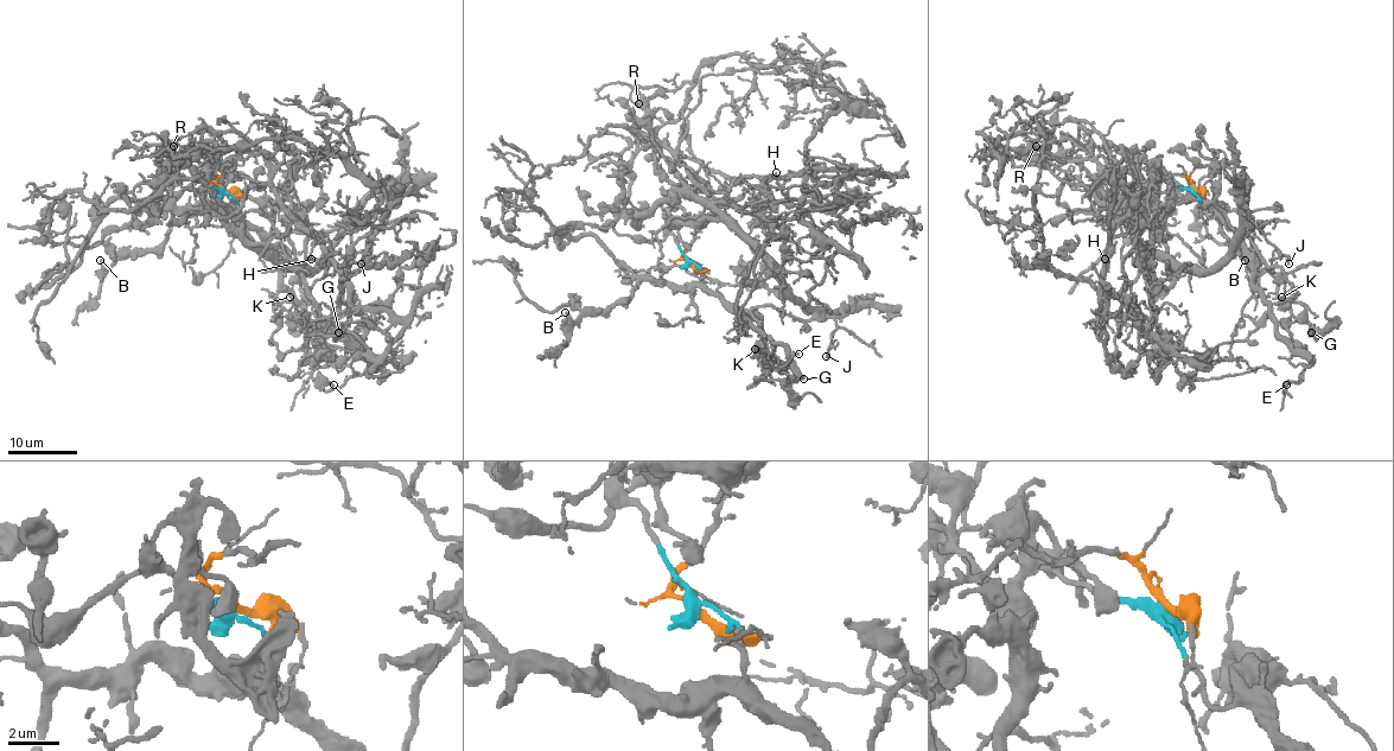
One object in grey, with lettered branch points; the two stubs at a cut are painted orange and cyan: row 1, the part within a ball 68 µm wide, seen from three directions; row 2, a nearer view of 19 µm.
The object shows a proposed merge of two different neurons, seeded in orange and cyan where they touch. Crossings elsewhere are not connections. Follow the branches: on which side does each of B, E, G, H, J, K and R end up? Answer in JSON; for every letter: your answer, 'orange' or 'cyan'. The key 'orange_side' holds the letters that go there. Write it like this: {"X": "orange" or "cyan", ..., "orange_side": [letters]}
{"B": "cyan", "E": "cyan", "G": "cyan", "H": "orange", "J": "cyan", "K": "cyan", "R": "orange", "orange_side": ["H", "R"]}

